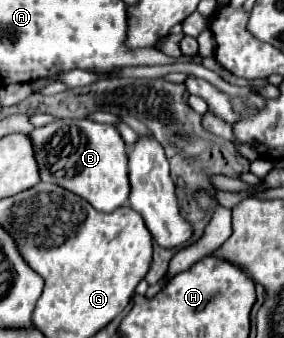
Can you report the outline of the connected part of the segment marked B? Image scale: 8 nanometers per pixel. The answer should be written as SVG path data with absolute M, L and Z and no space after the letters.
M55 119L53 123L31 131L29 137L41 181L59 183L103 213L111 213L127 203L127 149L113 125L101 125L89 119Z

